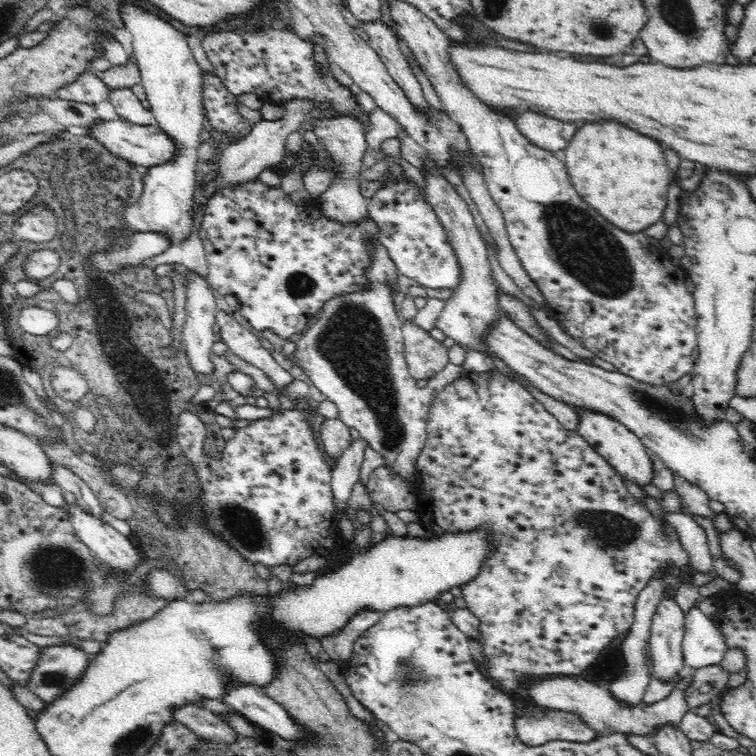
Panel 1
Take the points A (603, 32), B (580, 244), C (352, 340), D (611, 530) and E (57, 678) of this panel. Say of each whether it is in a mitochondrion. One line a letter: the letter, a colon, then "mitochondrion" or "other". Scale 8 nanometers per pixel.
A: mitochondrion
B: mitochondrion
C: mitochondrion
D: mitochondrion
E: mitochondrion

